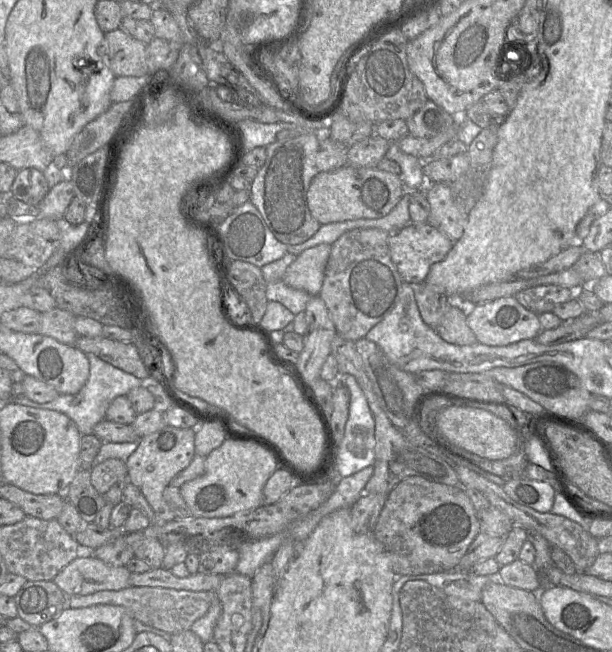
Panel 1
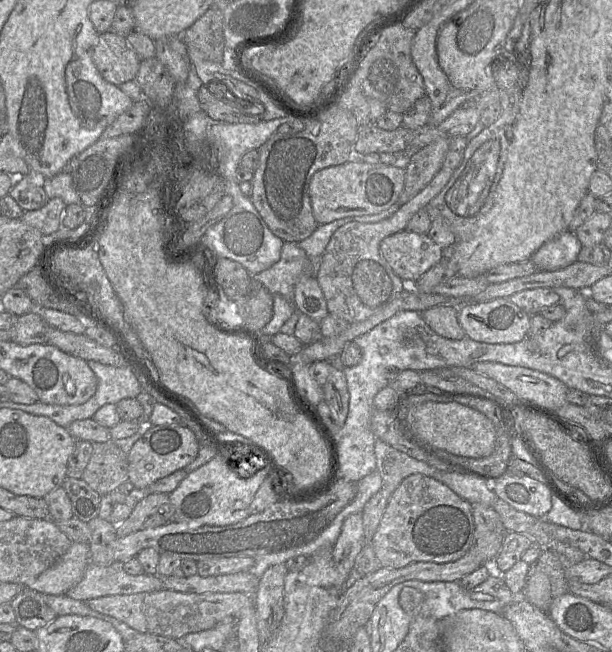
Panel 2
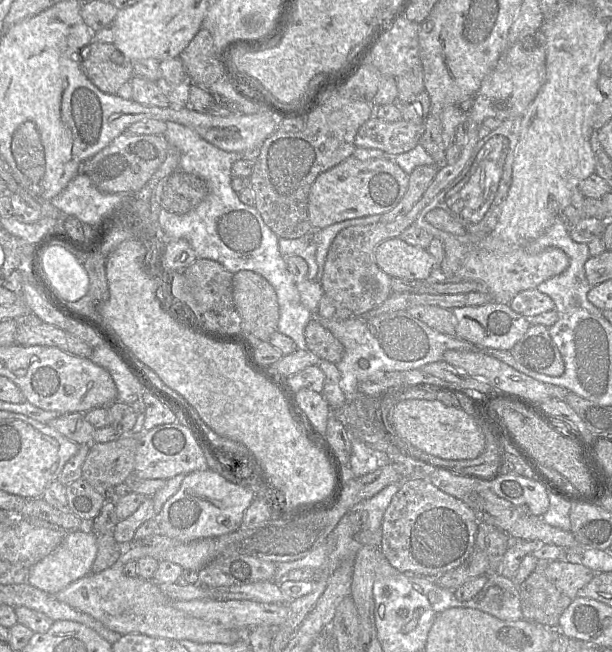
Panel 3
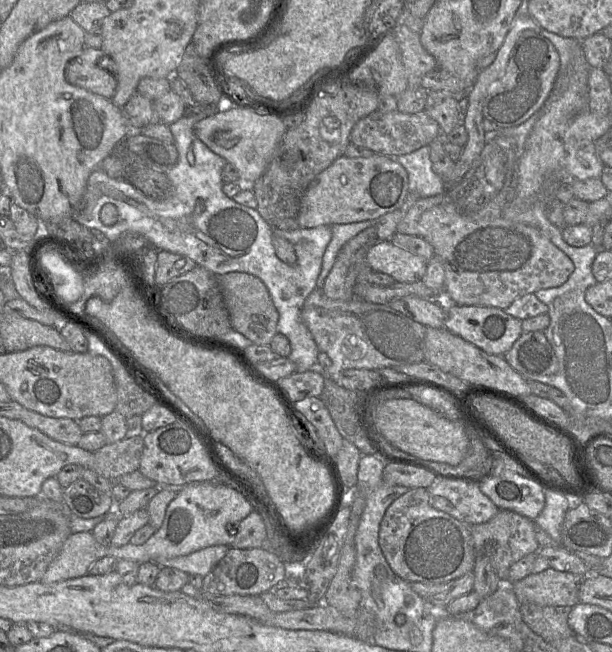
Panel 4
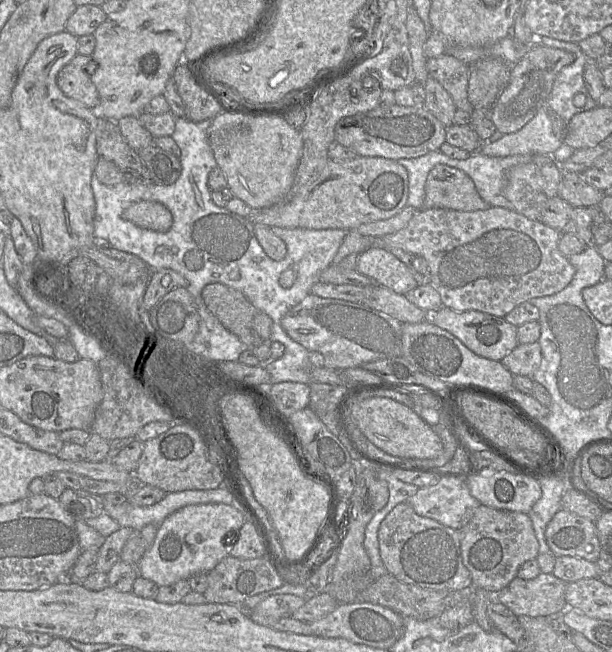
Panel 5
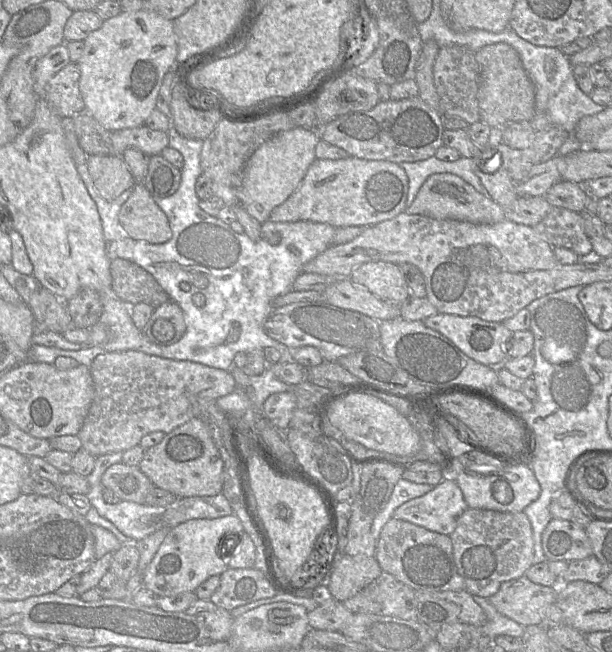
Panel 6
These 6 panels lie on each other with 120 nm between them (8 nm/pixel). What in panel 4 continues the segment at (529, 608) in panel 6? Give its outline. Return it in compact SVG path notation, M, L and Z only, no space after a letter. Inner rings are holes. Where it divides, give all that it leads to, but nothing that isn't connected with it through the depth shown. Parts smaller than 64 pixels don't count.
M551 567L512 584L519 603L539 606L569 606L579 602L578 591L584 577Z

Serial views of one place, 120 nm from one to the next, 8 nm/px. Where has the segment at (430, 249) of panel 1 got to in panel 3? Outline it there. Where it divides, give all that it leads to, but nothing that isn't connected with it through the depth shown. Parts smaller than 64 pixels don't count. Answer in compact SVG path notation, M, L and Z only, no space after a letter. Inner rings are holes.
M400 237L383 241L376 247L374 256L378 266L390 277L424 280L435 273L435 260L428 250L410 245Z

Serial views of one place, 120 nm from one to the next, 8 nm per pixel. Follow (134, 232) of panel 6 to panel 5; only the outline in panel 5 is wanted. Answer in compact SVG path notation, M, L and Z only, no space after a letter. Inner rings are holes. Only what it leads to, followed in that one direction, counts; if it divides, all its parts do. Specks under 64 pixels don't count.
M156 201L132 203L123 211L122 218L140 228L158 232L167 231L172 225L170 211Z

